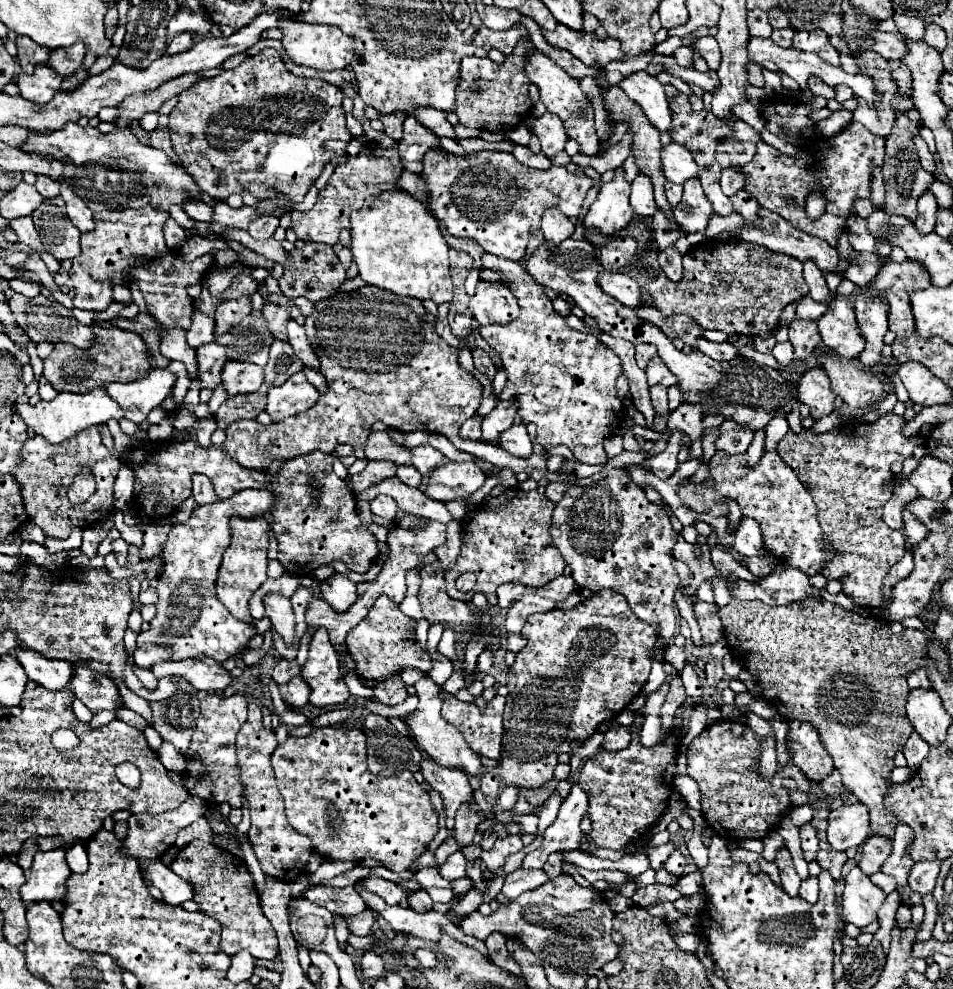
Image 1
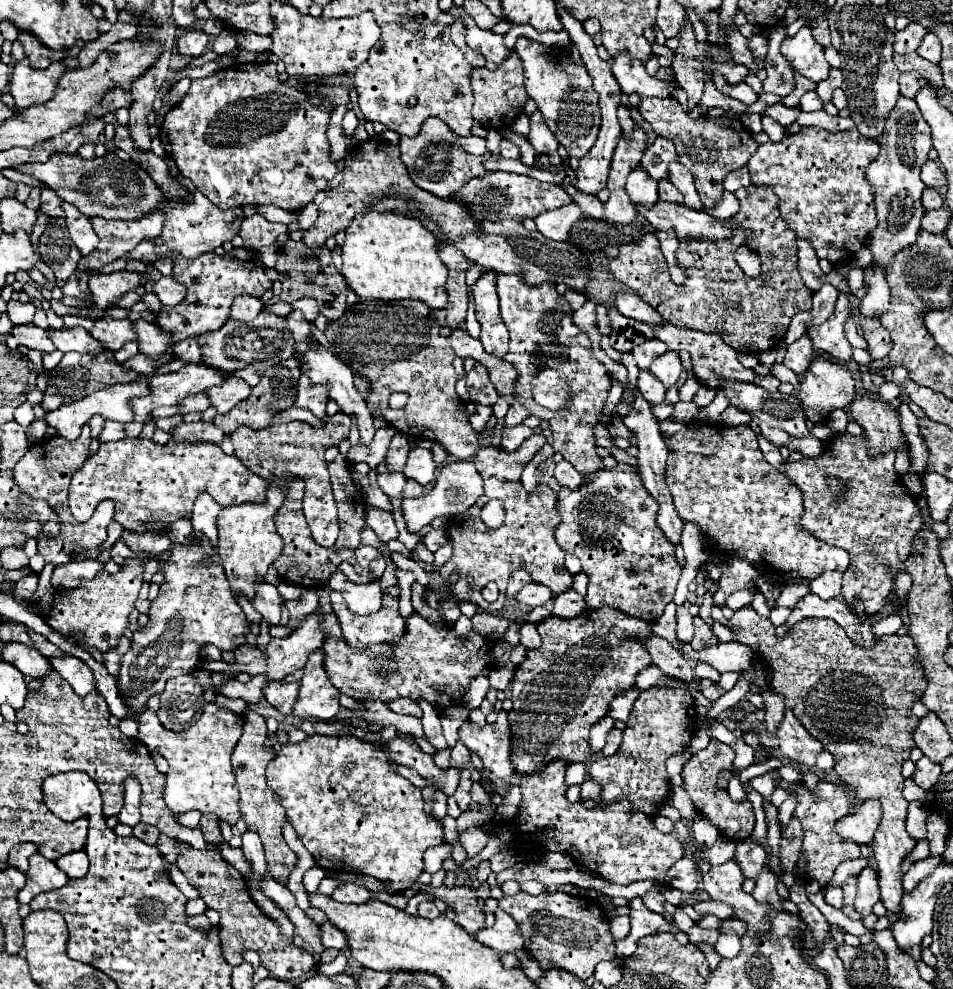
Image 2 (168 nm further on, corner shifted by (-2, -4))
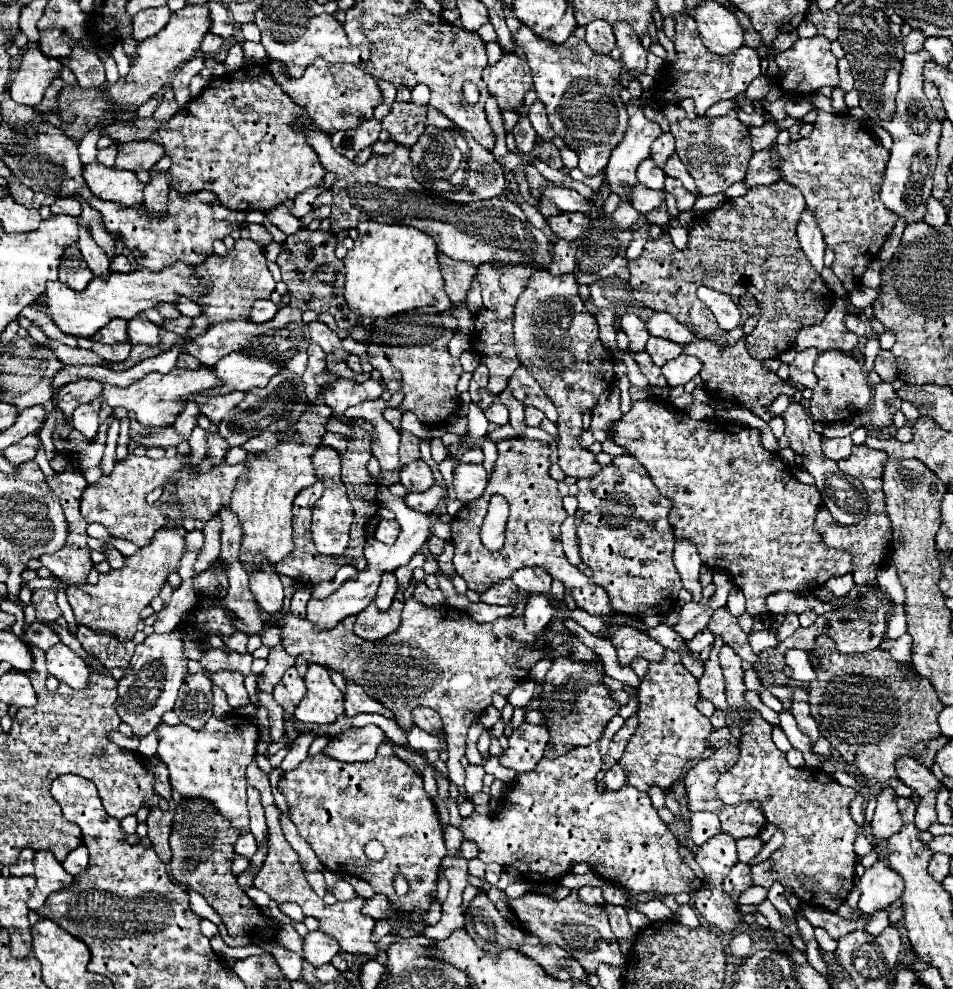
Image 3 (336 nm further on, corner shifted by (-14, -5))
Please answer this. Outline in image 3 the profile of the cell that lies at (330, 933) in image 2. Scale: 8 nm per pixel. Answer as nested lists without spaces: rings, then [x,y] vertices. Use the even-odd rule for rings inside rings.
[[[309,932],[305,936],[305,958],[313,964],[313,966],[323,966],[329,964],[331,958],[341,950],[339,942],[335,942],[335,936],[327,936],[325,932]]]

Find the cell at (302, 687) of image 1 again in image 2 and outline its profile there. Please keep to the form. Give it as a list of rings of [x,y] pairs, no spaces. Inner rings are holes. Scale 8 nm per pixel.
[[[275,681],[275,683],[269,683],[265,687],[265,701],[269,705],[273,705],[279,713],[283,715],[291,715],[291,707],[295,705],[295,695],[299,691],[299,683],[297,681]]]

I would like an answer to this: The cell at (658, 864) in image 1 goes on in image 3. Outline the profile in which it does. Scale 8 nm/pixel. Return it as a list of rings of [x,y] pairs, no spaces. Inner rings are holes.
[[[597,742],[573,748],[571,752],[567,752],[567,756],[559,756],[553,760],[543,758],[533,772],[519,774],[511,792],[507,790],[501,796],[503,808],[497,816],[483,816],[477,812],[467,816],[461,824],[463,836],[477,844],[479,860],[507,866],[533,882],[557,882],[555,878],[567,874],[571,864],[587,862],[591,864],[593,872],[597,872],[597,876],[603,876],[603,880],[619,884],[633,894],[661,892],[673,896],[679,892],[689,892],[689,884],[691,880],[695,882],[697,876],[681,858],[681,842],[659,818],[647,792],[625,784],[618,791],[604,791],[599,794],[599,790],[595,788],[595,774],[599,772],[601,764],[603,762]],[[577,816],[583,816],[583,822],[579,826]]]

